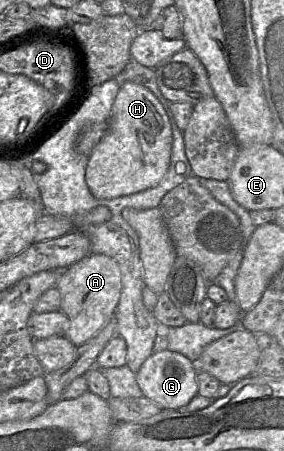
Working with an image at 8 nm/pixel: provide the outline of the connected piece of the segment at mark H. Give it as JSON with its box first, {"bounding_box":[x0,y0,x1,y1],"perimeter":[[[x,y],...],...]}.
{"bounding_box":[85,82,173,199],"perimeter":[[[122,82],[112,105],[108,128],[88,158],[85,181],[96,199],[113,199],[156,186],[171,160],[173,135],[169,117],[148,88]]]}

